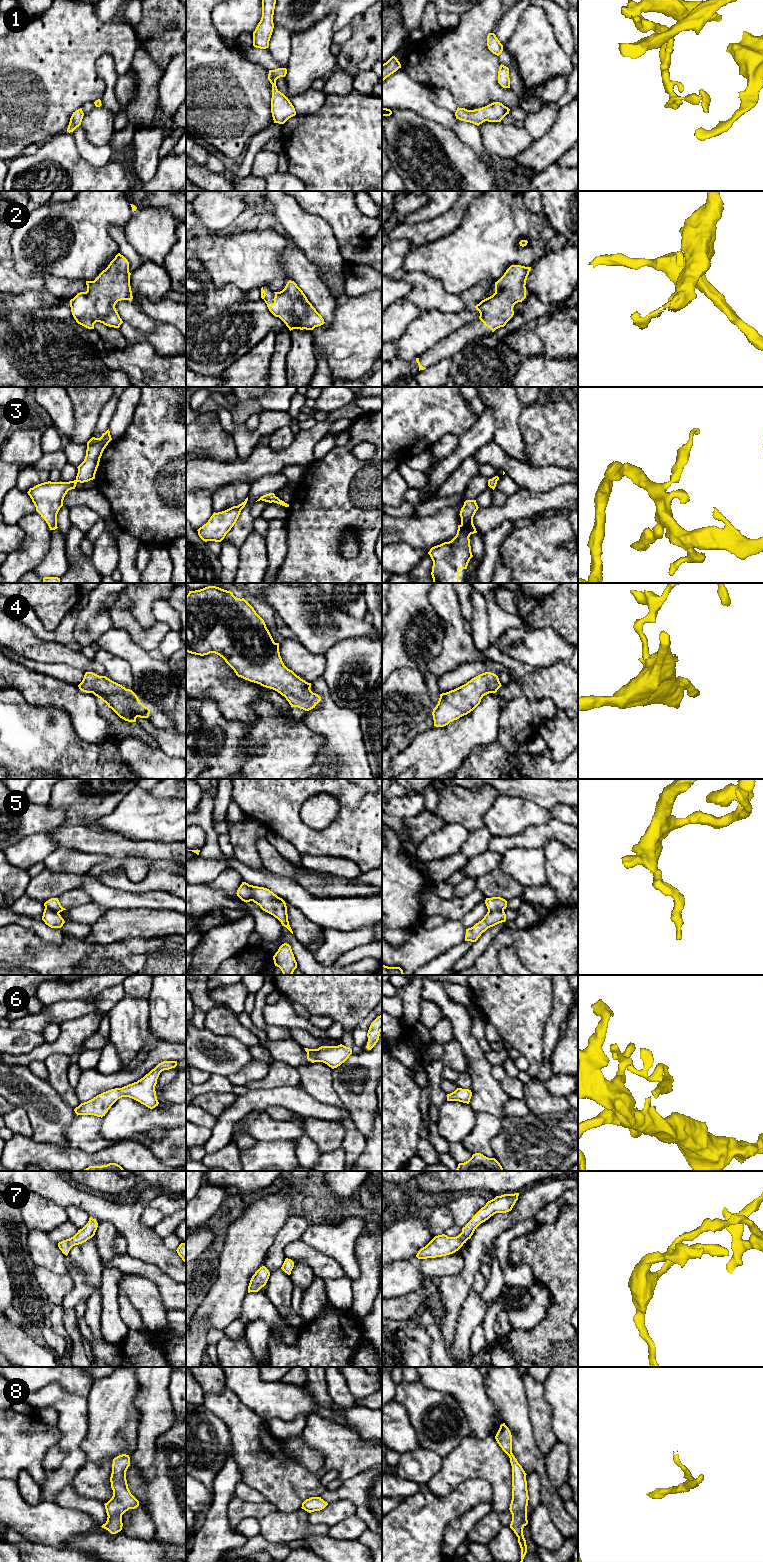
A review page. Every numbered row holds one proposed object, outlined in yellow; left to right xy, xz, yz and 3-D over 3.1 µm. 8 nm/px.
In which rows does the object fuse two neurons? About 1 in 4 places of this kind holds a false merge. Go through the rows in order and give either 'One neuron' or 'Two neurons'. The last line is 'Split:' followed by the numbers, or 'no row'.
1: One neuron
2: One neuron
3: One neuron
4: One neuron
5: Two neurons
6: One neuron
7: One neuron
8: One neuron
Split: 5

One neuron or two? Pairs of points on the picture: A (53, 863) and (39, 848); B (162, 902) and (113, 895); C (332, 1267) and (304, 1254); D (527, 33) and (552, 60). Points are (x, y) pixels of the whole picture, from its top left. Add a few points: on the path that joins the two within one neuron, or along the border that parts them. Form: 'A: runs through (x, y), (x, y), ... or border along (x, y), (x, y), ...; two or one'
A: border along (58, 848), (53, 850), (43, 860); two
B: runs through (150, 900), (125, 900); one
C: runs through (325, 1267), (311, 1256); one
D: runs through (534, 40), (547, 53); one

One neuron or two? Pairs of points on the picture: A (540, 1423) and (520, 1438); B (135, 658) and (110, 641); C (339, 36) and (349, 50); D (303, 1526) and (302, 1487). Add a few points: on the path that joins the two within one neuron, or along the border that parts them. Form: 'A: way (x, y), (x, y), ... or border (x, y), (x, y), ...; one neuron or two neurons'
A: border (529, 1406), (533, 1437), (541, 1451); two neurons
B: way (129, 652), (116, 641); one neuron
C: border (349, 24), (351, 36), (341, 45); two neurons
D: border (301, 1508), (289, 1513), (278, 1511); two neurons

